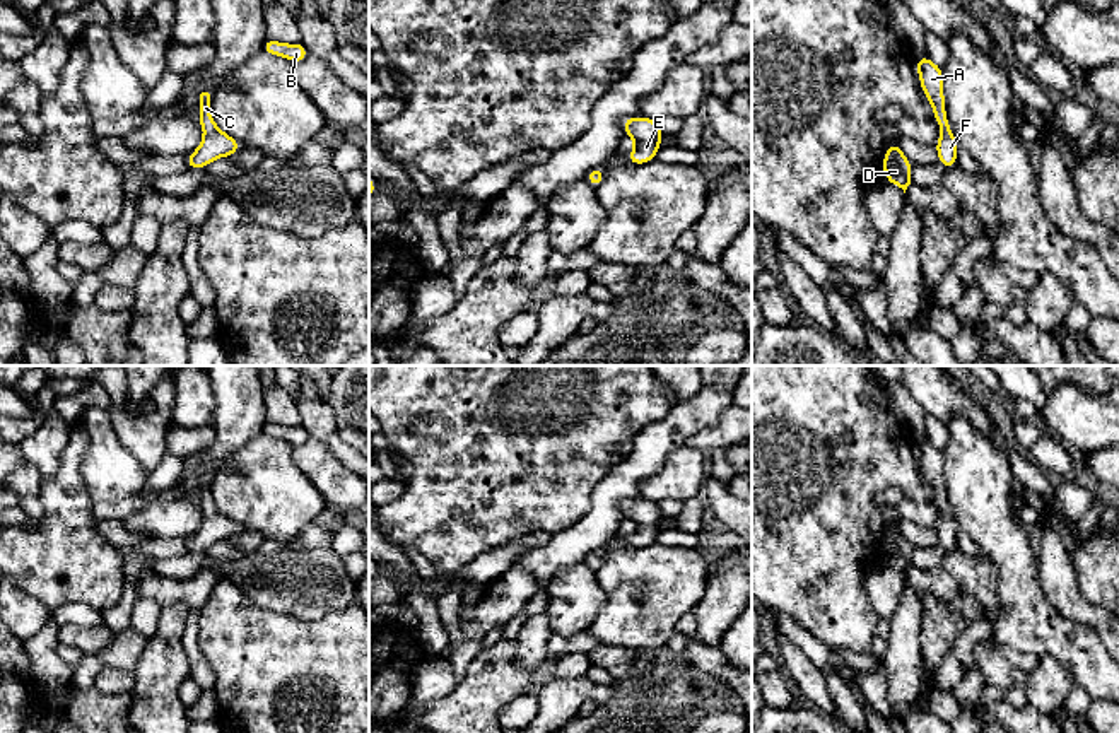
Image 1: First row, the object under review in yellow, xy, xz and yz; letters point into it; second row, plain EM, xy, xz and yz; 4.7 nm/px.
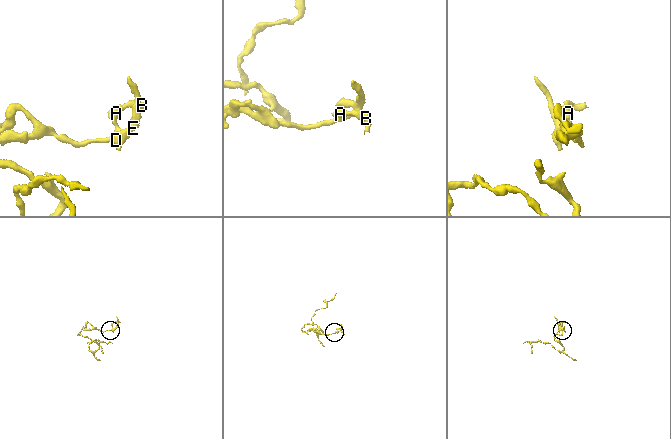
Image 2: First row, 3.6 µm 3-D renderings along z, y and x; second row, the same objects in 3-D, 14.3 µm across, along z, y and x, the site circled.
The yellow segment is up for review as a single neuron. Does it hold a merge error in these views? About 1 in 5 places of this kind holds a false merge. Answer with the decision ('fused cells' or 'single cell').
single cell

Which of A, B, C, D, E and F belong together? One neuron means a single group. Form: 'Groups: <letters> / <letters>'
Groups: A B C D E F

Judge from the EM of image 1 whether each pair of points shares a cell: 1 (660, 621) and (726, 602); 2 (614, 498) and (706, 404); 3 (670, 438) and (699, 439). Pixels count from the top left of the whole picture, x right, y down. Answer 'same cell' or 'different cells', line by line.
1: different cells
2: same cell
3: different cells

